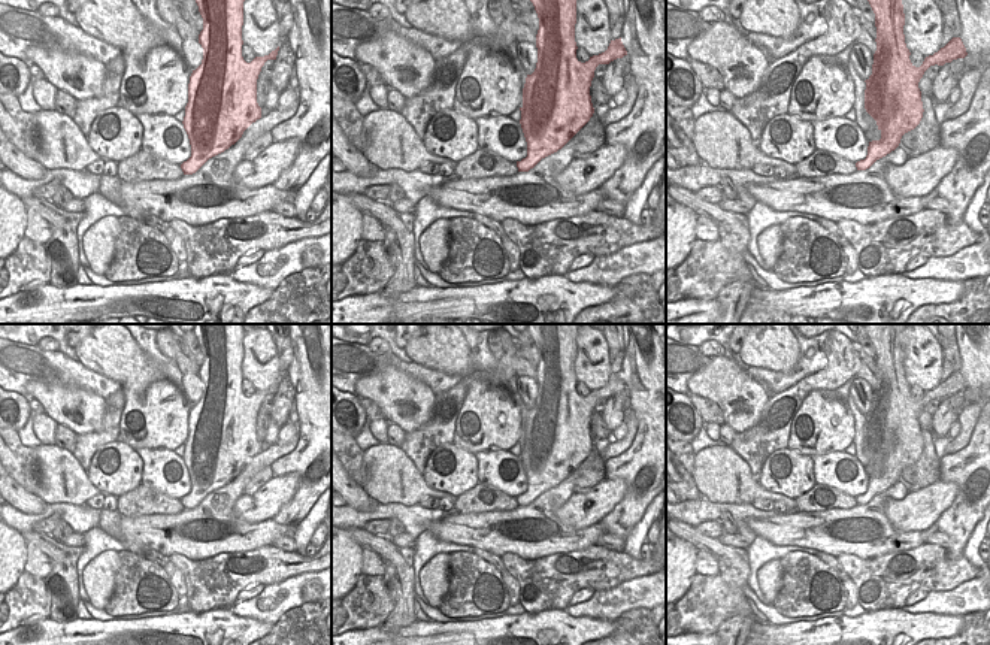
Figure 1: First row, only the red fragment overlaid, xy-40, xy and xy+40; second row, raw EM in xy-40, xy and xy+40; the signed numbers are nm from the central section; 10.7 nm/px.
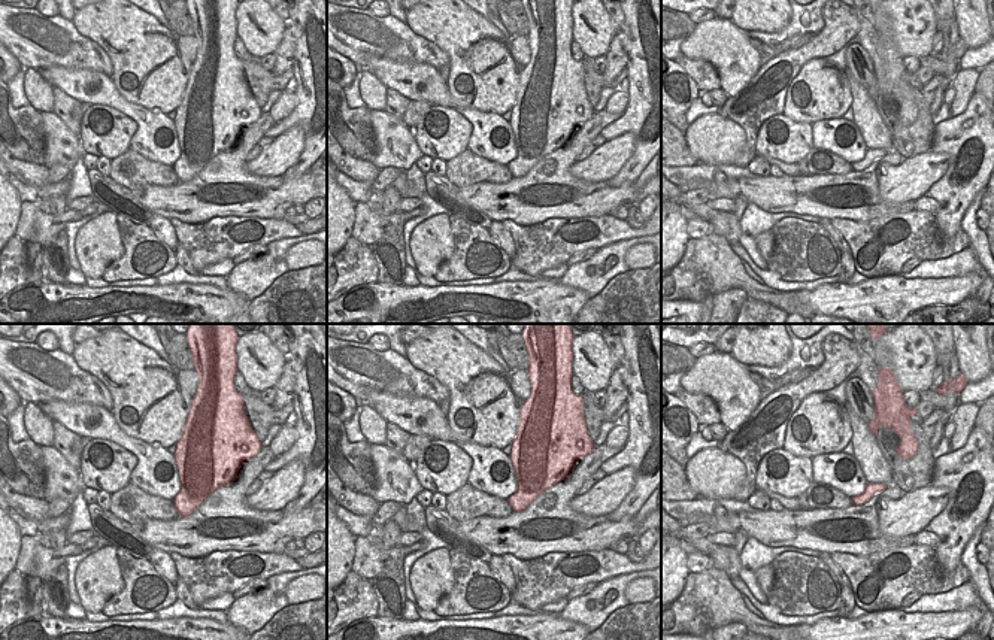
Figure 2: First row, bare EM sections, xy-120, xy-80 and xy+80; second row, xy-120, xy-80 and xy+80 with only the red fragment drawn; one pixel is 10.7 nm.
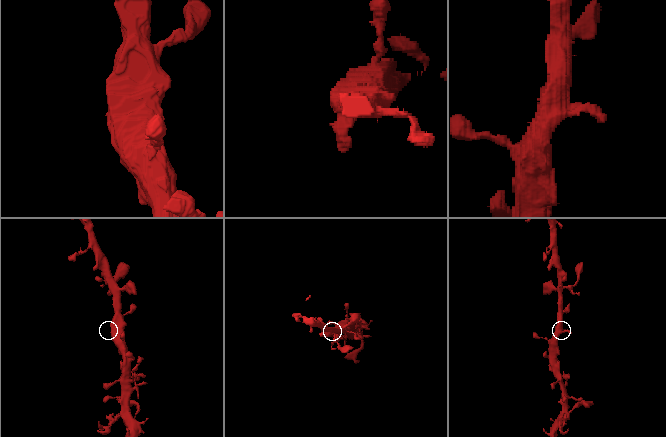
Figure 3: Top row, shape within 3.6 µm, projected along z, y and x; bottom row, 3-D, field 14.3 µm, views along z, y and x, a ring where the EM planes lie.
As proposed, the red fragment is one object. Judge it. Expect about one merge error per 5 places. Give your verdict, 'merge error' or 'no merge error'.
no merge error

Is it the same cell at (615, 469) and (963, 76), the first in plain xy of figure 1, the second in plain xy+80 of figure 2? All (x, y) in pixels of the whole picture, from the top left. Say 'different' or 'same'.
different

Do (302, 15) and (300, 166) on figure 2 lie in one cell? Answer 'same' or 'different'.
same

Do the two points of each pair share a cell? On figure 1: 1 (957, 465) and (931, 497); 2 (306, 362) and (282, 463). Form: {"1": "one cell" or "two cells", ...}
{"1": "two cells", "2": "one cell"}

